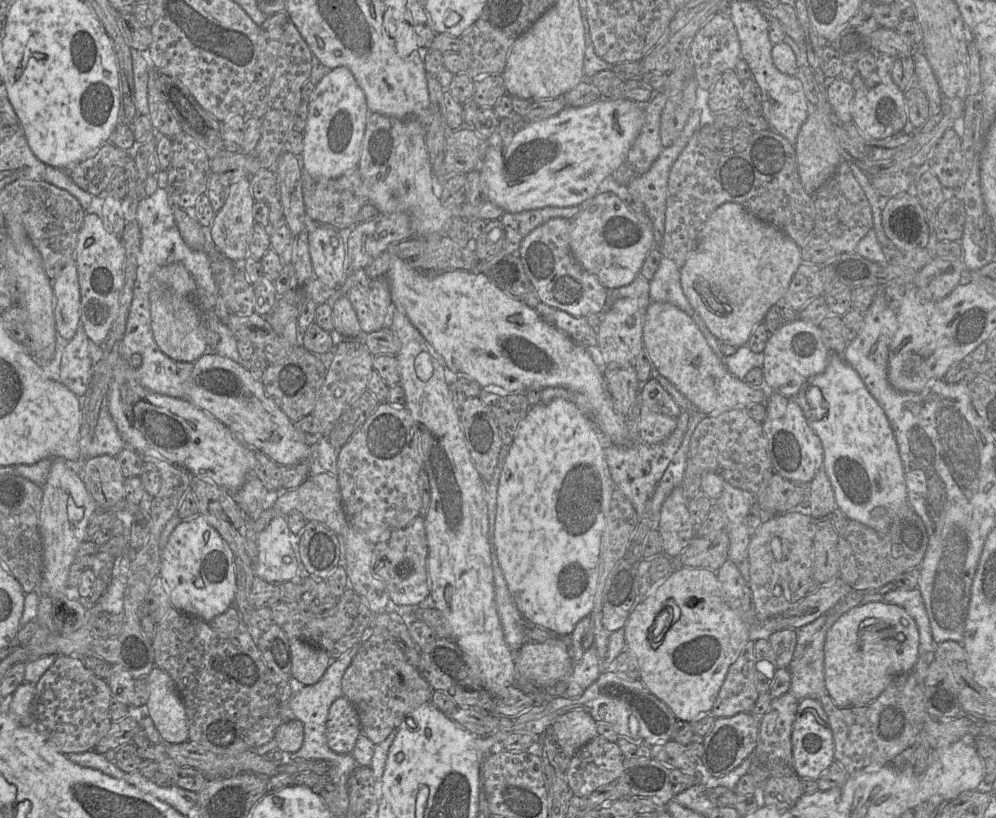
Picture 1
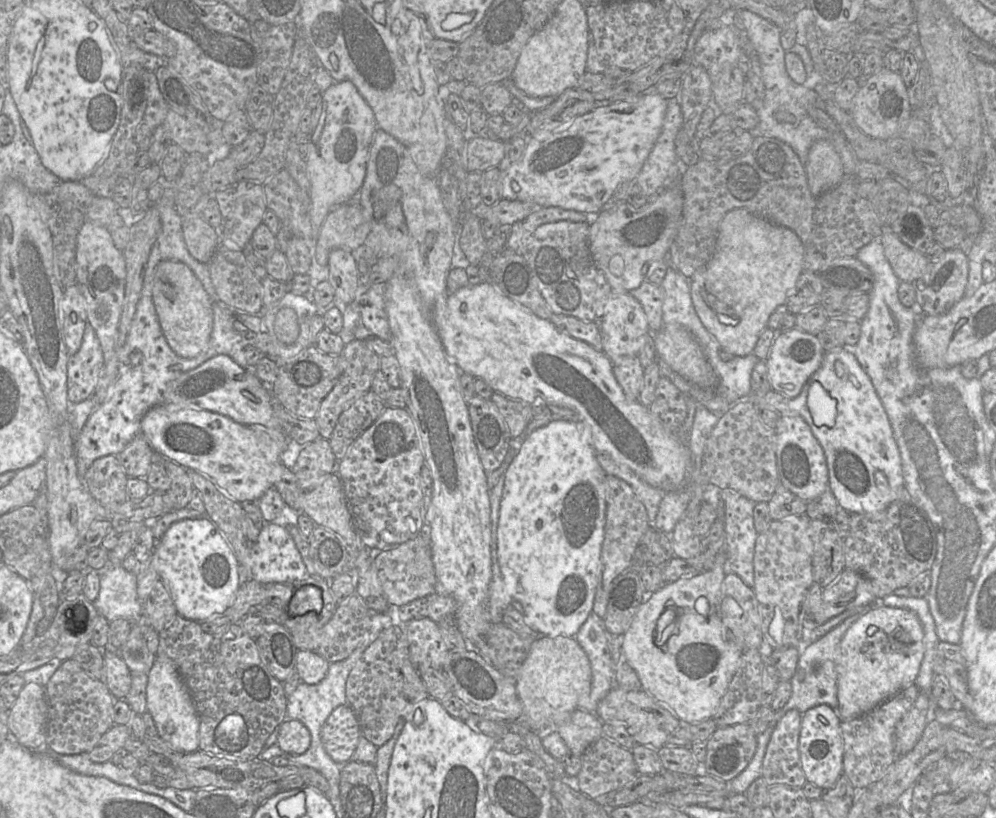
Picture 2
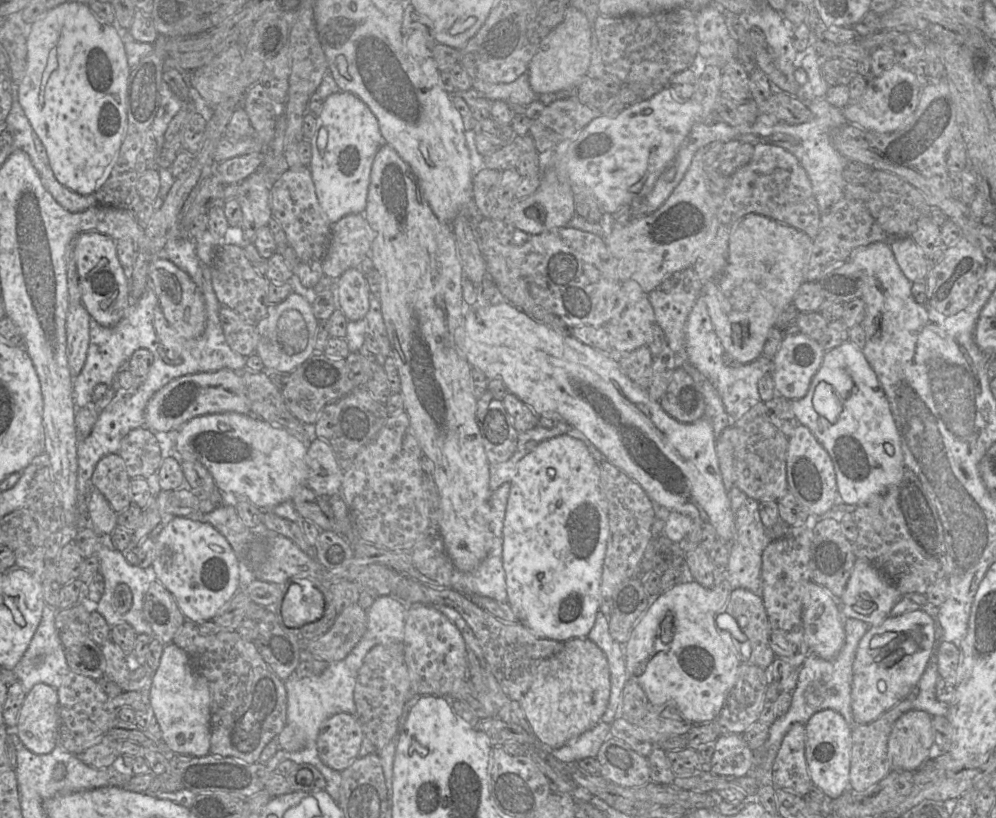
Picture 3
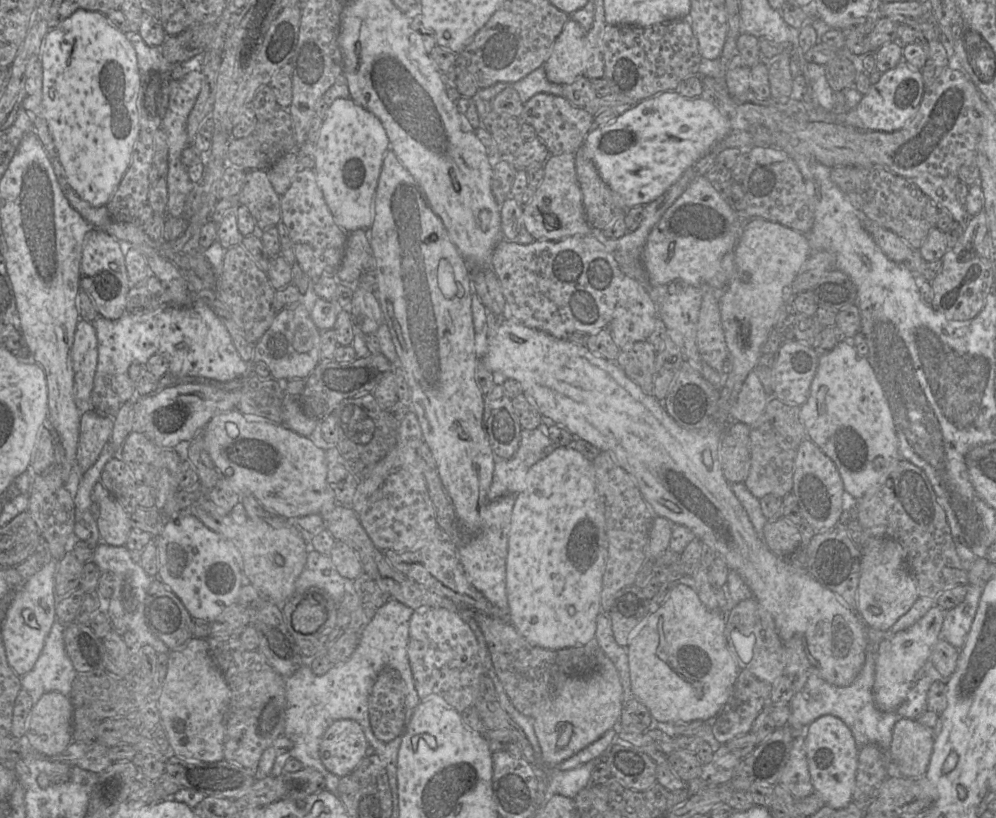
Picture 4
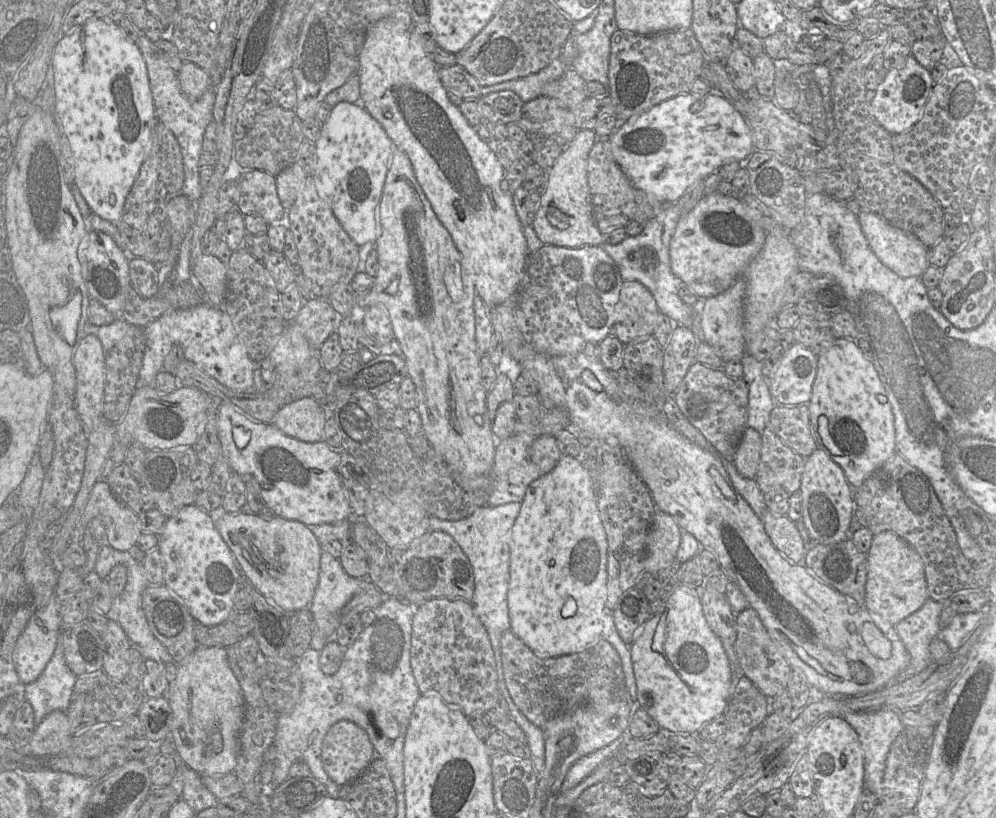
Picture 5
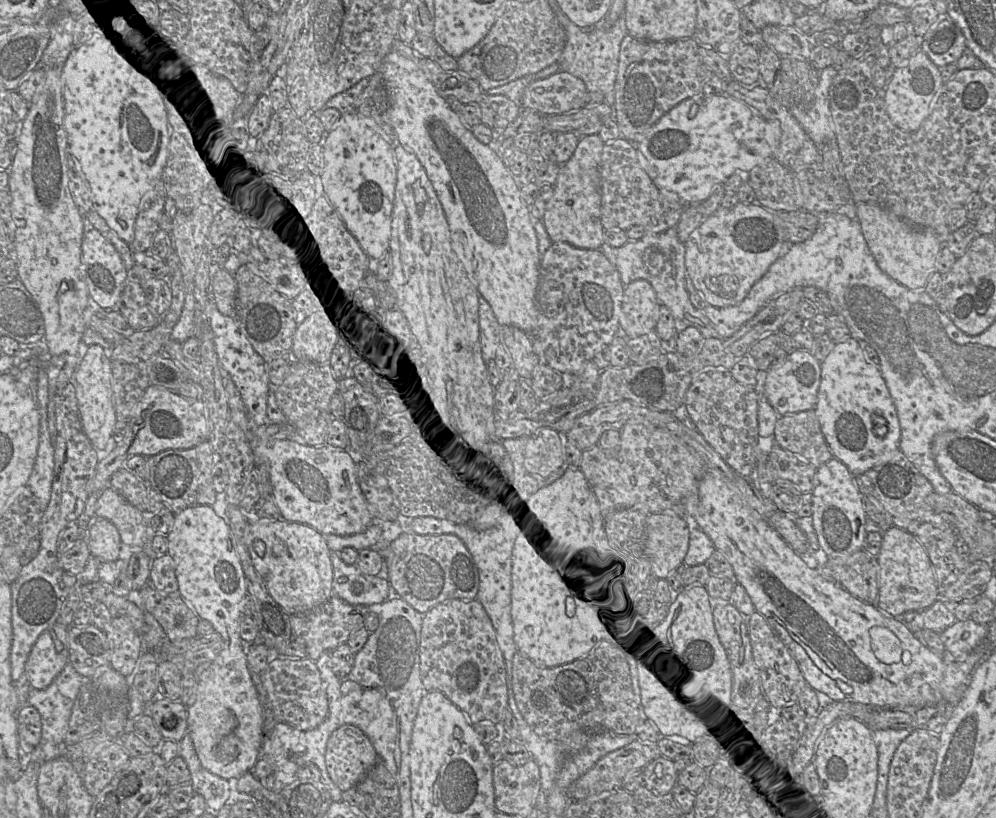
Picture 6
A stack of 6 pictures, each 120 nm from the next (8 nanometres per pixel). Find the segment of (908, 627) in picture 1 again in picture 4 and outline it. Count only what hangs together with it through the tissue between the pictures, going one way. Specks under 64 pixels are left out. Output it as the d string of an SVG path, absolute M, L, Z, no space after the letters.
M933 606L910 628L890 634L878 644L875 658L875 680L873 698L876 706L889 712L905 700L917 672L930 660L933 646L940 639L945 613L941 607Z

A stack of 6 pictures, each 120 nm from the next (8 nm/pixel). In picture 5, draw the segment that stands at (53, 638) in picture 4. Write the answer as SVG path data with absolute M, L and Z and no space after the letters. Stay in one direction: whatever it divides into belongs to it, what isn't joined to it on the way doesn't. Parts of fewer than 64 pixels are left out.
M60 634L55 651L42 674L34 682L25 685L25 698L34 710L36 725L52 711L67 711L76 680L77 676L70 670L65 661Z

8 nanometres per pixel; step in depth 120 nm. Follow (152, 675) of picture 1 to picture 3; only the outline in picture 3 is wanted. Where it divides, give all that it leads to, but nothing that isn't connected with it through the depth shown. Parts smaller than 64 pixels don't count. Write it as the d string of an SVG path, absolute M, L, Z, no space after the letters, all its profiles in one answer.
M172 642L164 645L149 697L150 708L161 729L161 740L173 753L196 757L210 754L211 711L207 683L193 670L187 653Z

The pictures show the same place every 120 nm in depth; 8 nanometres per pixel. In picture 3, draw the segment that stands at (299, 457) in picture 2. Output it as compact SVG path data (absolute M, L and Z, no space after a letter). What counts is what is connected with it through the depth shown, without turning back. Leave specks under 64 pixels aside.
M316 438L307 444L306 486L321 497L341 494L344 470L336 461L328 441Z

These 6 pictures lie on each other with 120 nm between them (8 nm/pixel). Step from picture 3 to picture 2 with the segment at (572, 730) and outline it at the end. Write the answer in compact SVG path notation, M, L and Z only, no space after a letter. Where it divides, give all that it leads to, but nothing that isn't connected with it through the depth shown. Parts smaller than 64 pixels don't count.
M537 636L531 644L516 681L517 693L523 706L521 722L538 734L555 730L558 724L565 722L571 713L578 709L579 700L588 697L591 679L592 672L589 659L575 638Z

